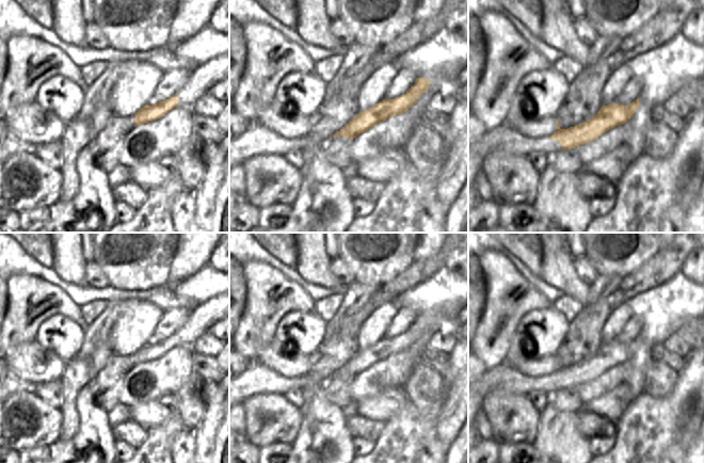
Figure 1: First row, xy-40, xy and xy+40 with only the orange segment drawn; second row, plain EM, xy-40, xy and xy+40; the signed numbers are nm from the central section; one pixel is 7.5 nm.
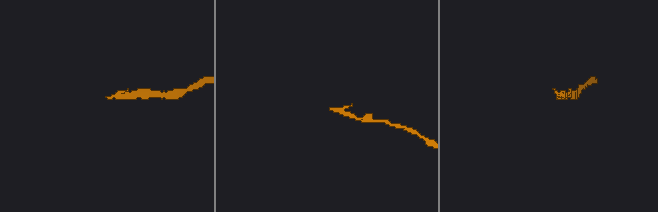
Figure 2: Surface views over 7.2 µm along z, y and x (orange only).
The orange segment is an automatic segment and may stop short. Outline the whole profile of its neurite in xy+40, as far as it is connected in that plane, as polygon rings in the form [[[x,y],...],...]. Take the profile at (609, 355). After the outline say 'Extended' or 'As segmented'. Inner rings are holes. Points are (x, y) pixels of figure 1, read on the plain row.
[[[639,337],[627,345],[614,341],[603,345],[595,355],[567,368],[560,367],[556,355],[548,357],[527,355],[523,349],[521,349],[524,354],[523,357],[507,356],[505,362],[529,379],[535,377],[557,379],[562,384],[562,389],[567,389],[587,383],[599,377],[606,370],[625,363],[638,346]]]. Extended.

